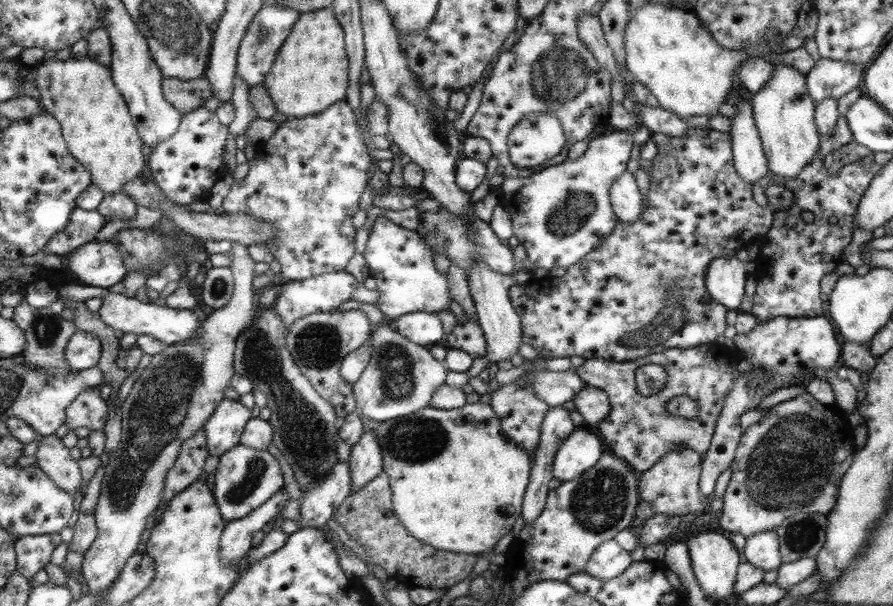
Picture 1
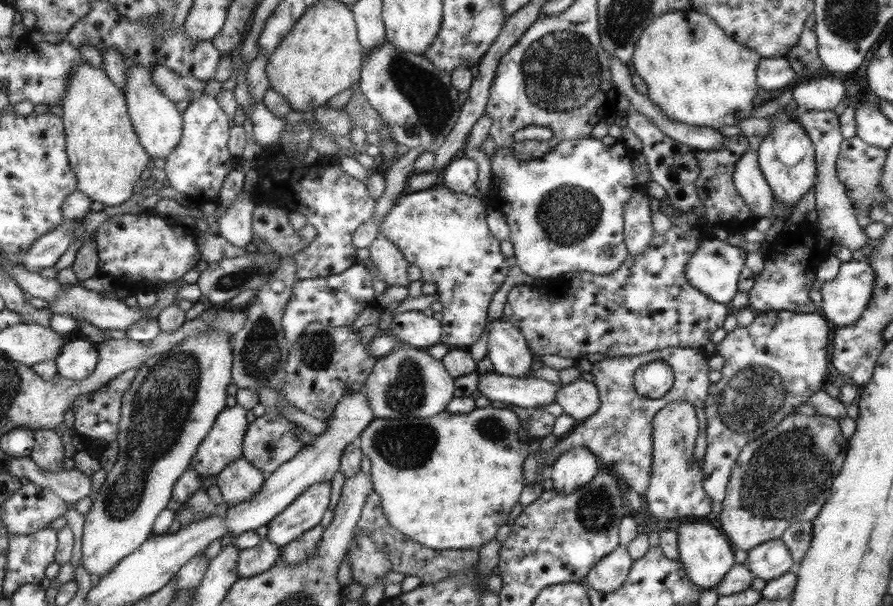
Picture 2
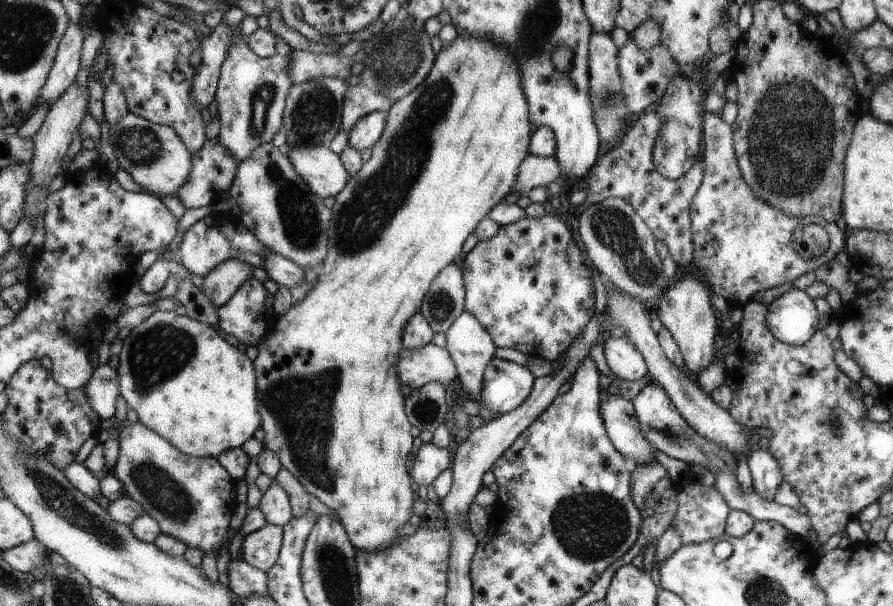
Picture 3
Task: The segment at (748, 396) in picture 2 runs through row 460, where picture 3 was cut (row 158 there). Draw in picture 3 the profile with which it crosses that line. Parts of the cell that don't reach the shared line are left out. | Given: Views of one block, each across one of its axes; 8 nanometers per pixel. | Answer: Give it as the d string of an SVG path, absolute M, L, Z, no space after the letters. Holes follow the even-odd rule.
M706 111L704 114L704 176L699 193L691 201L695 258L690 267L700 270L712 293L732 305L743 306L760 290L795 282L796 278L818 270L822 264L836 260L836 254L844 250L847 237L834 222L815 215L790 216L756 198L740 171L732 125L722 119L721 113ZM804 224L818 224L829 235L829 250L808 261L797 259L790 246L792 232Z

